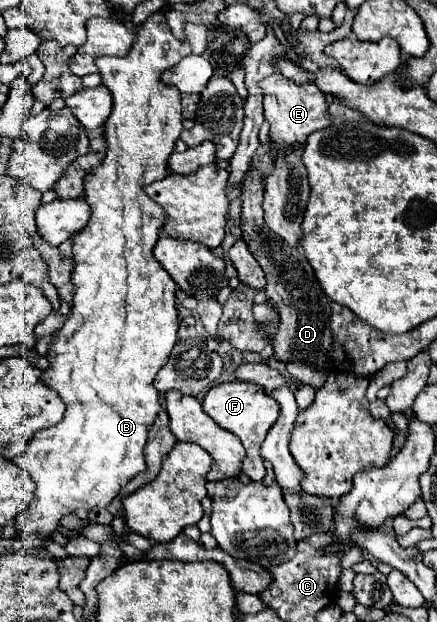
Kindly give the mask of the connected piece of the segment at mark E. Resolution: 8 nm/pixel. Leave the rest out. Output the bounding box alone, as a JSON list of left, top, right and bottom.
[261,75,331,153]

